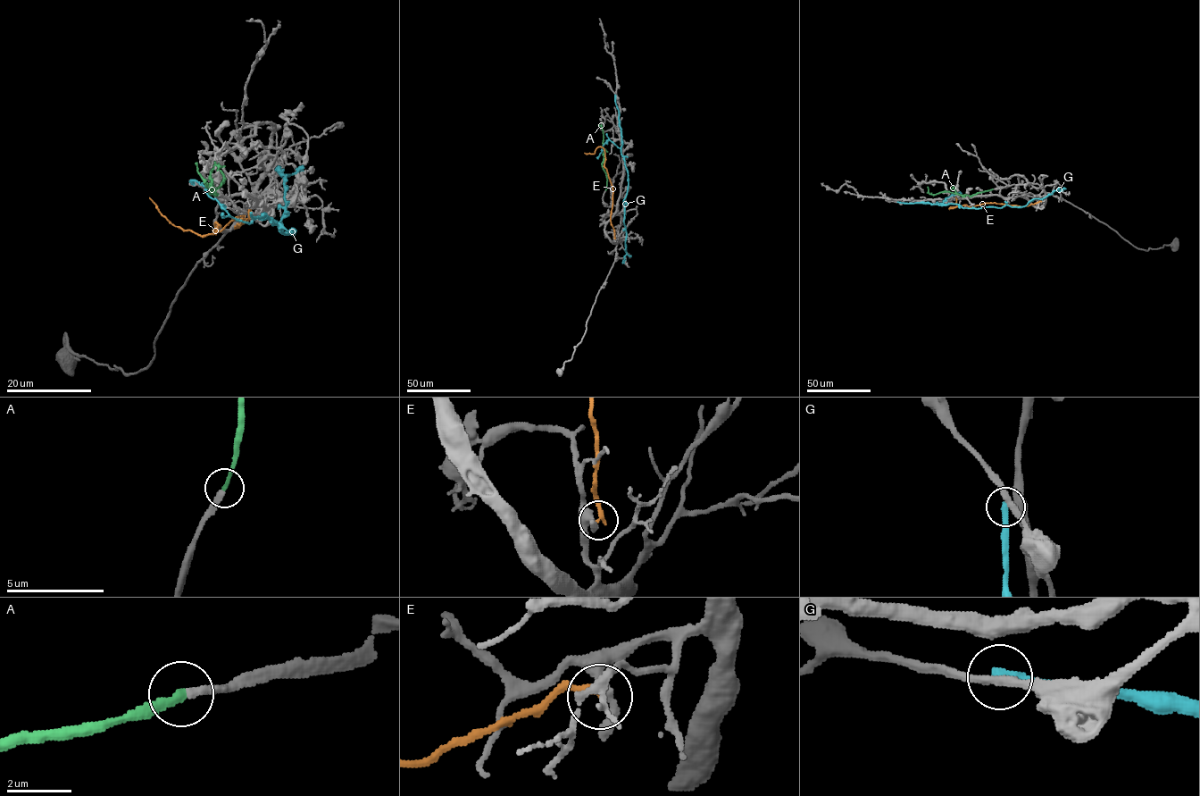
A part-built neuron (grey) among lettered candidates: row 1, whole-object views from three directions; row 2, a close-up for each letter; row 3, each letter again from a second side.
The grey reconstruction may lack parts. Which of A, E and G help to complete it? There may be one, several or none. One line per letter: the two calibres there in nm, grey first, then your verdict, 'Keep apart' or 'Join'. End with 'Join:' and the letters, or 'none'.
A: Thickness 240 nm (grey) against 220 nm. Join
E: Thickness 220 nm (grey) against 220 nm. Keep apart
G: Thickness 280 nm (grey) against 320 nm. Keep apart
Join: A

